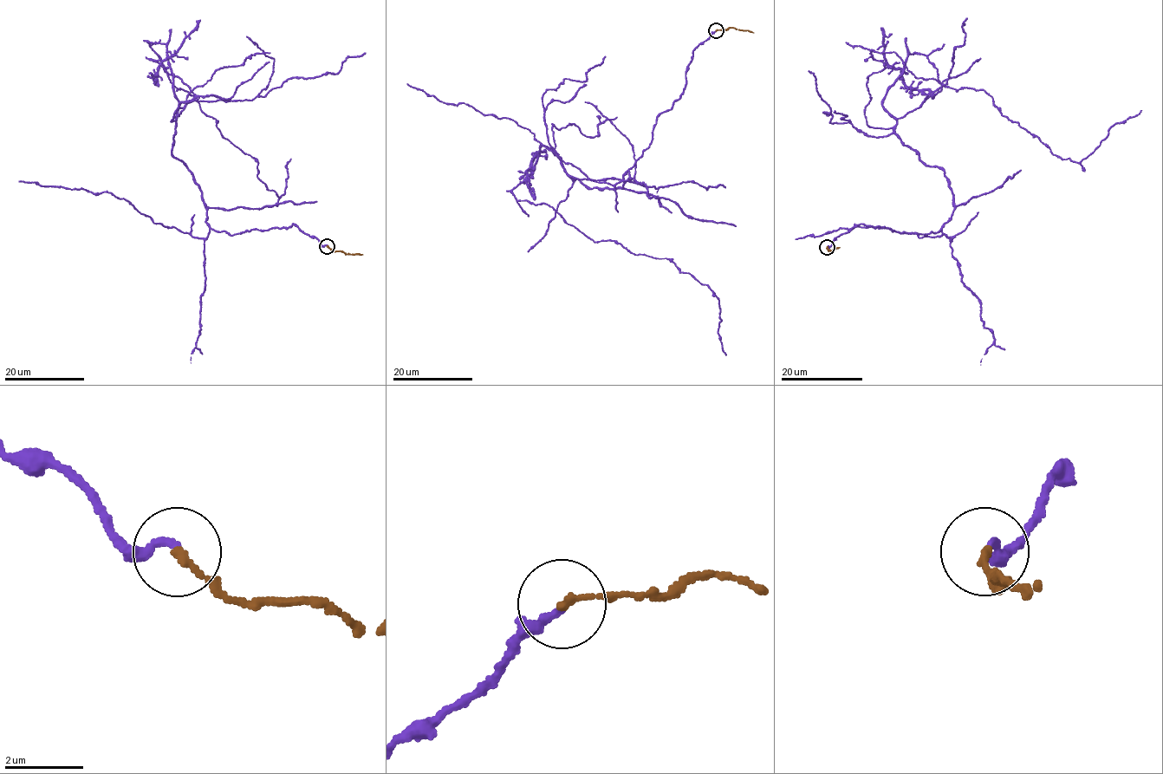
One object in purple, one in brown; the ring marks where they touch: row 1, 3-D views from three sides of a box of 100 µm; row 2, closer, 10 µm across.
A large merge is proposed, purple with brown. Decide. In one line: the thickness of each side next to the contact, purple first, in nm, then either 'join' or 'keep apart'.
200/180 nm | join

